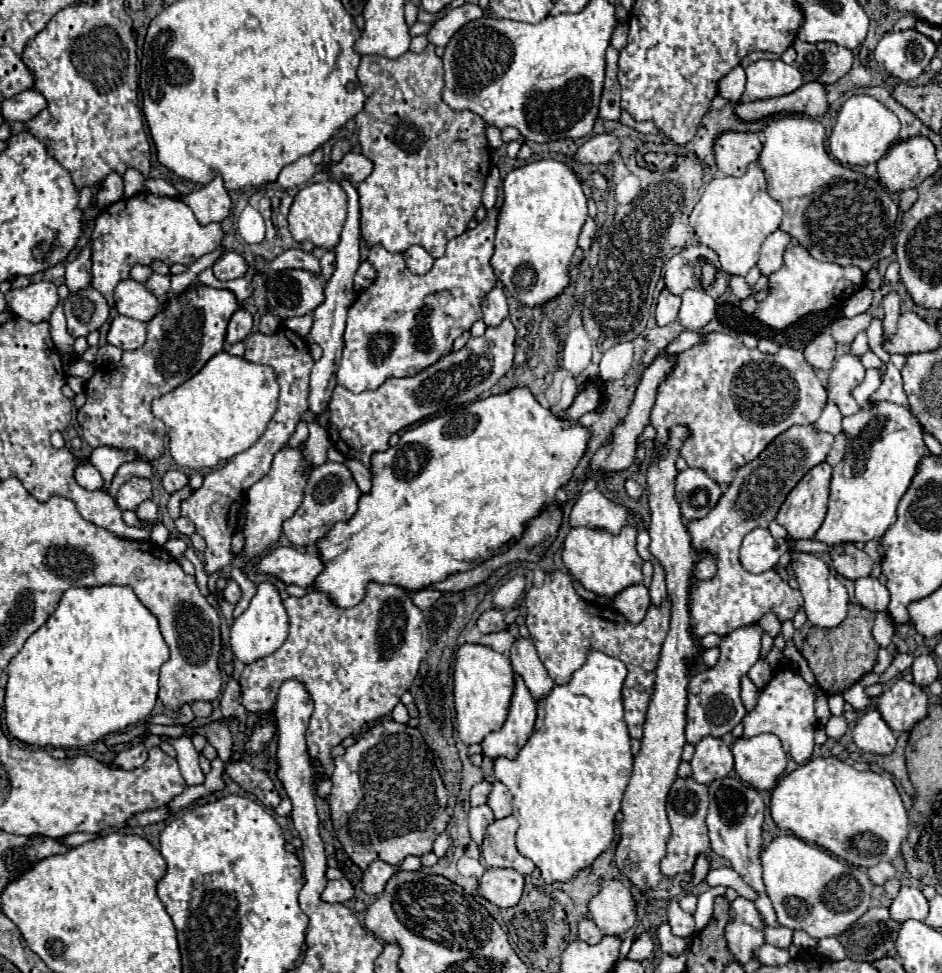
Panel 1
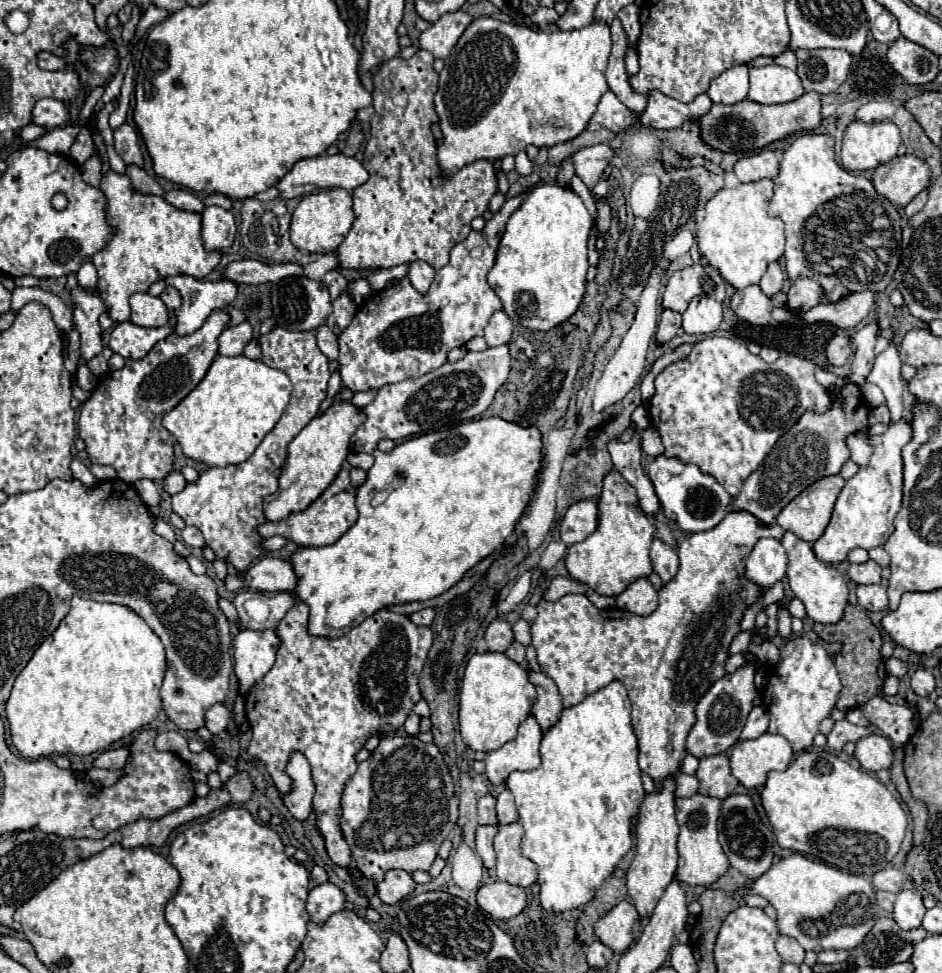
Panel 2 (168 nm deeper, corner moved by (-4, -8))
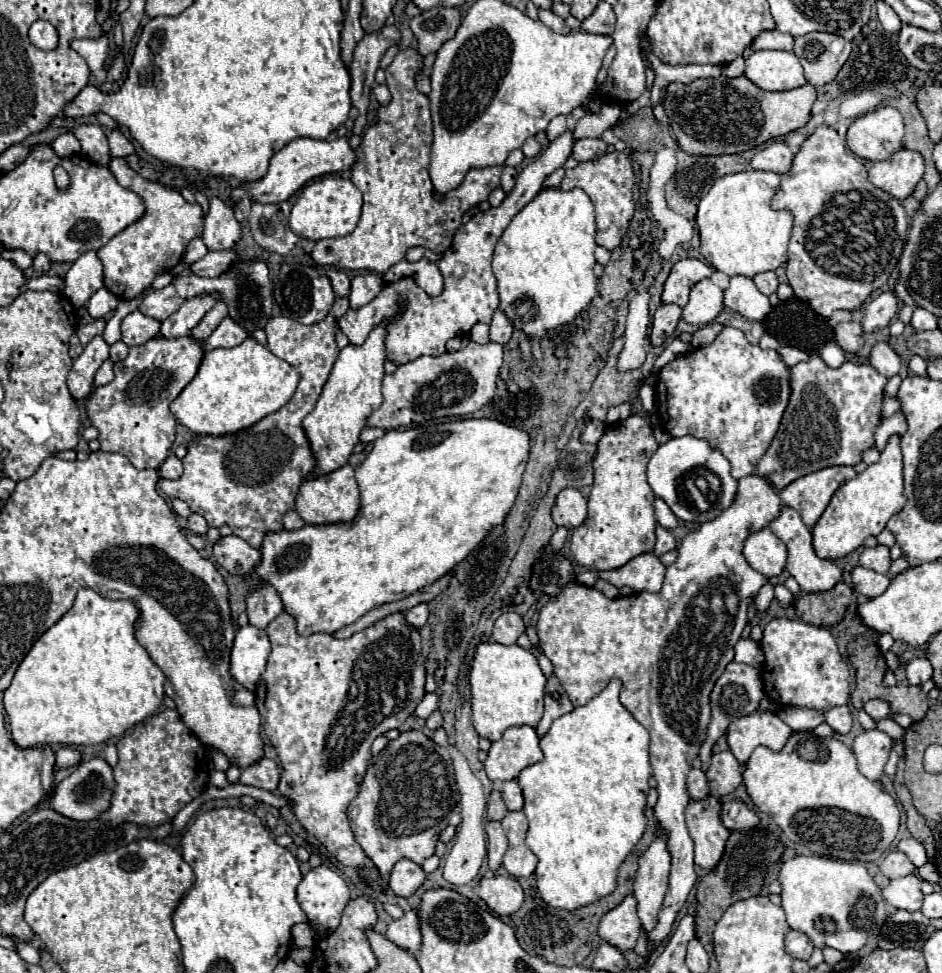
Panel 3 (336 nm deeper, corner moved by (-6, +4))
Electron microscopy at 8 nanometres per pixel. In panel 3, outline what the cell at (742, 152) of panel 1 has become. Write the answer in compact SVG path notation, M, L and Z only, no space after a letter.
M772 142L764 150L752 156L750 166L754 170L770 170L770 172L782 174L790 170L792 158L794 158L794 152L784 142Z

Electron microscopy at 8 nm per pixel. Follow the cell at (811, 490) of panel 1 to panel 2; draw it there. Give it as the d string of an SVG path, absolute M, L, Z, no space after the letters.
M826 476L796 496L778 516L776 522L794 532L798 538L814 544L826 530L834 502L844 488L842 476Z

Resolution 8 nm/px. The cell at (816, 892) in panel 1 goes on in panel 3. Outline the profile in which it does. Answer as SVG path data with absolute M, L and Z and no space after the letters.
M794 856L780 862L778 882L782 886L780 896L782 896L782 908L786 912L788 926L792 930L804 932L818 948L830 946L840 950L842 954L856 952L866 944L868 936L876 928L880 928L886 920L886 904L884 904L882 892L876 886L874 878L868 874L864 864L834 860L826 856Z

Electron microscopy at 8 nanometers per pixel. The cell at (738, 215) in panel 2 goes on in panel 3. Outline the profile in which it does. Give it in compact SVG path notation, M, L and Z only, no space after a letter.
M744 170L738 174L722 176L714 182L710 192L700 200L696 224L700 230L700 254L710 262L716 270L728 276L748 276L754 278L760 272L776 270L786 262L786 248L792 230L792 214L788 210L772 210L770 200L780 186L780 176L776 172L758 172L758 170Z

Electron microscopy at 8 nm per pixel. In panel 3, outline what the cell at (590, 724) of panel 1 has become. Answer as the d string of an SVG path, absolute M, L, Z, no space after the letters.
M614 678L588 704L554 720L542 738L544 760L518 774L524 792L524 814L530 822L526 846L538 856L536 886L542 900L554 908L576 910L608 896L616 888L616 874L624 858L646 830L646 794L652 774L648 758L648 732L620 702L622 680Z

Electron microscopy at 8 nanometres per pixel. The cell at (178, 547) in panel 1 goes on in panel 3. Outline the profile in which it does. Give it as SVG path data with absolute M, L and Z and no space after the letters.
M234 534L228 538L220 538L214 544L212 554L214 554L214 560L234 576L246 576L254 572L254 568L262 560L260 550L252 548L250 544L246 544L242 538Z

